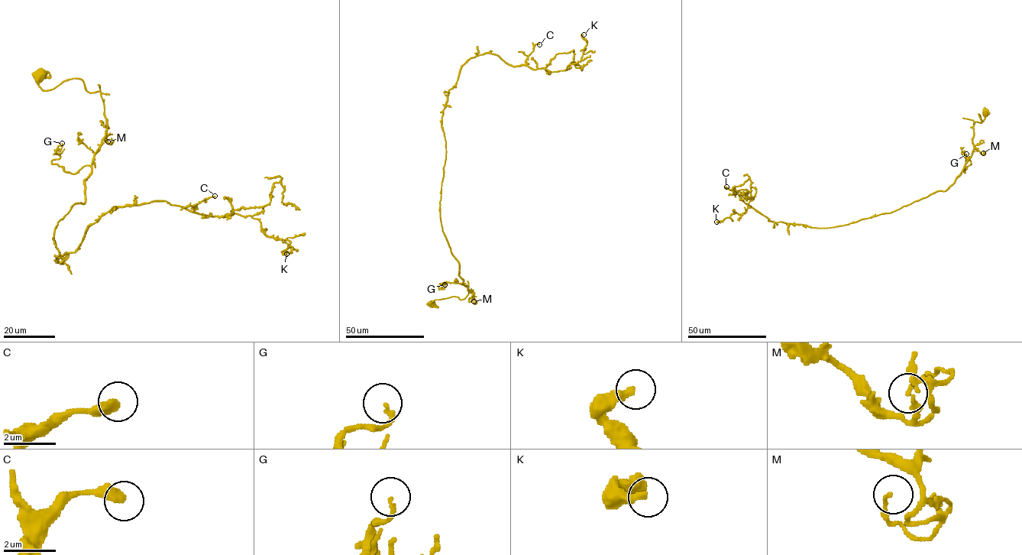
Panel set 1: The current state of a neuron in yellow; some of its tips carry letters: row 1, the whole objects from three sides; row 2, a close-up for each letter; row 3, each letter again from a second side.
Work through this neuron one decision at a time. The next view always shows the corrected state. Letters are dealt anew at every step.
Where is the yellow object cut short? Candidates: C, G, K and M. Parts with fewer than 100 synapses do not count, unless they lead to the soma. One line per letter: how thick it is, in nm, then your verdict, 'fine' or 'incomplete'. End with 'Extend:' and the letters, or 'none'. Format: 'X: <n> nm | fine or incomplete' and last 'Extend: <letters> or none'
C: 360 nm | fine
G: 150 nm | fine
K: 320 nm | fine
M: 120 nm | fine
Extend: none

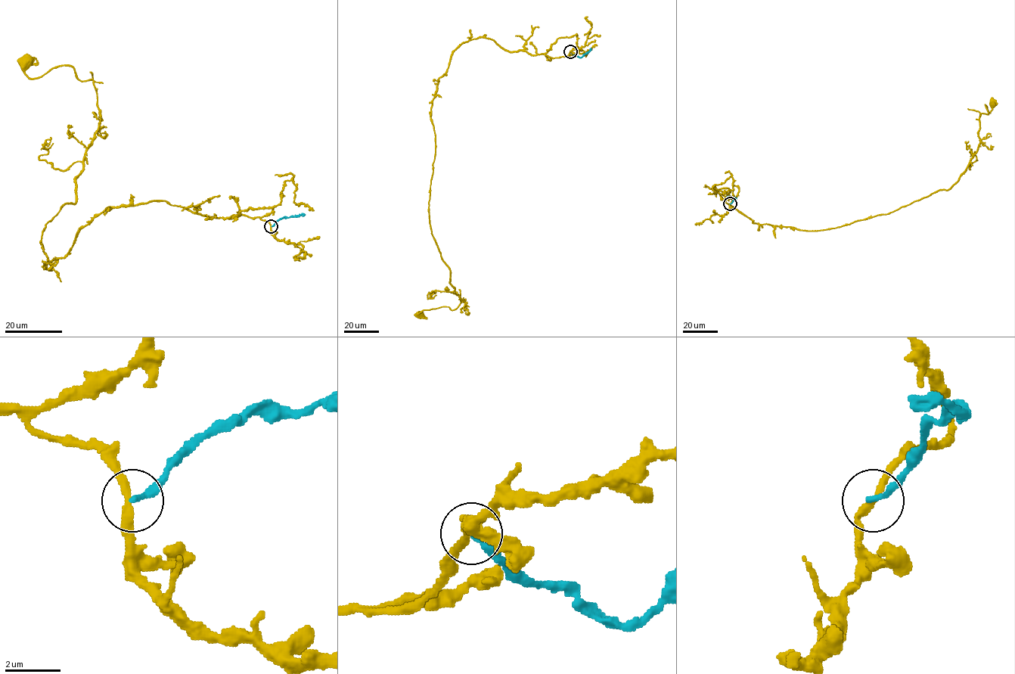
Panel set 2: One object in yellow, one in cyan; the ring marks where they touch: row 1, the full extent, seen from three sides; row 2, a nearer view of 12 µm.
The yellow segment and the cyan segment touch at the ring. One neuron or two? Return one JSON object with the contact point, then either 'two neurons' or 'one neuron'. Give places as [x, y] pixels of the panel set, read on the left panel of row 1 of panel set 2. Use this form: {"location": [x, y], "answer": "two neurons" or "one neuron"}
{"location": [271, 226], "answer": "two neurons"}

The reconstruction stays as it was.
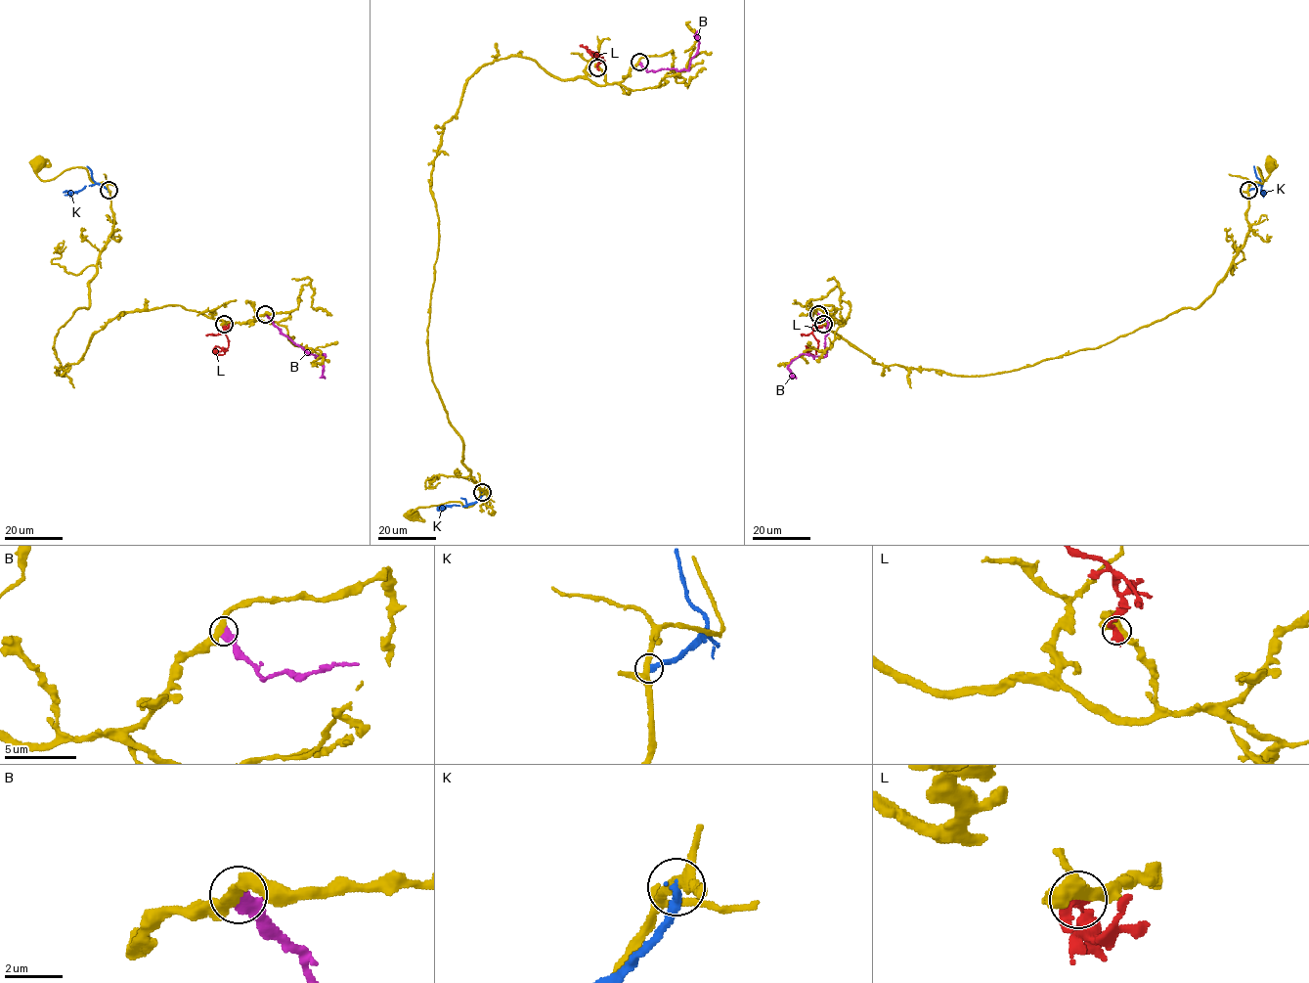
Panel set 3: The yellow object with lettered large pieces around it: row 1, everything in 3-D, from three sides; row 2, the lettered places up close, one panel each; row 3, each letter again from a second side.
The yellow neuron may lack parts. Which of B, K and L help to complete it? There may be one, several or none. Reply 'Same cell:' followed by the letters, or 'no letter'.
Same cell: no letter

